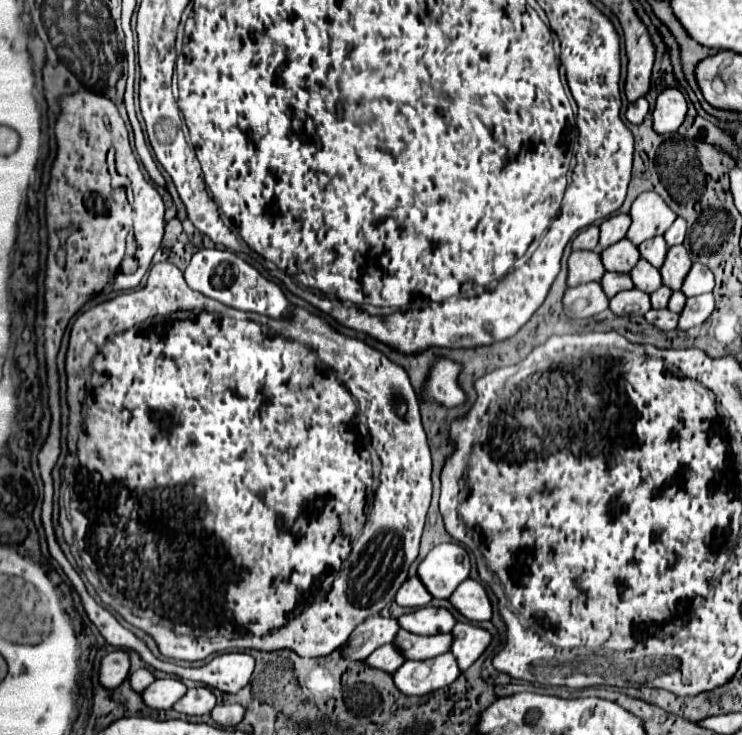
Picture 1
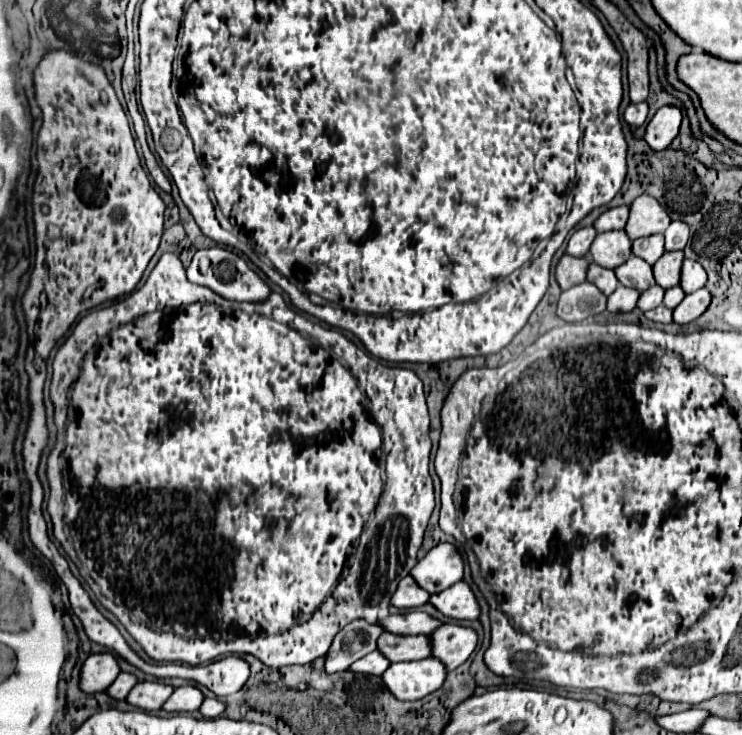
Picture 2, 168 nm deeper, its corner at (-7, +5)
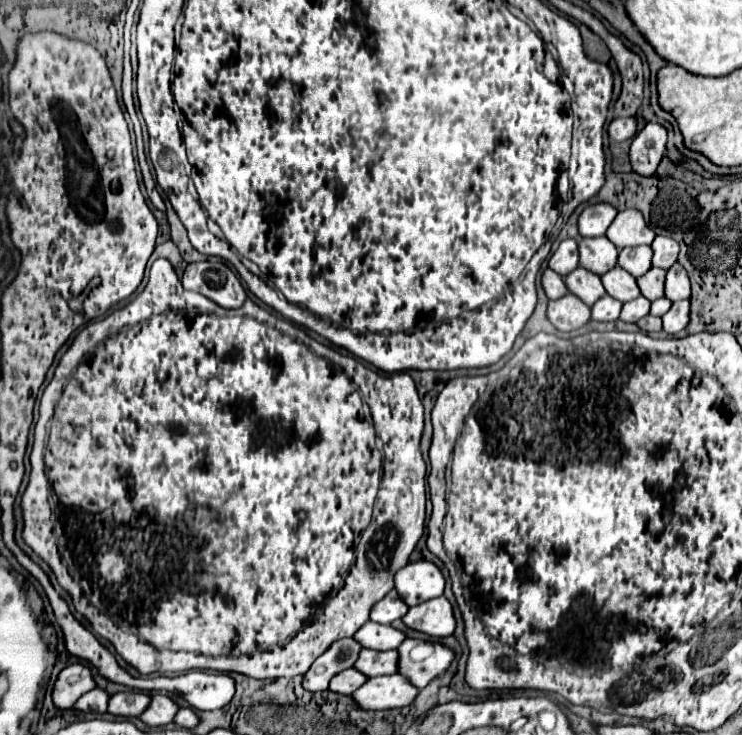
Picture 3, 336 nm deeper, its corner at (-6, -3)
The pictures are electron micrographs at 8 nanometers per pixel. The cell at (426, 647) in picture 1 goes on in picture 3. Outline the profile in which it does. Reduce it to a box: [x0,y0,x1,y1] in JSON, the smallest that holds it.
[353,649,397,677]

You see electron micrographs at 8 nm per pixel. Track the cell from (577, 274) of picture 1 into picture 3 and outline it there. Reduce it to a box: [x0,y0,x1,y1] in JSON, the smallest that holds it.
[541,269,567,299]

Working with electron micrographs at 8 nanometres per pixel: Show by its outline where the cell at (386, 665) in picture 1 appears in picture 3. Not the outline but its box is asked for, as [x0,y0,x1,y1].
[329,669,367,695]

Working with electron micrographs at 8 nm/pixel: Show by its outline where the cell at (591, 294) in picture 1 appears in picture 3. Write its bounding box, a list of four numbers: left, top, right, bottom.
[547,295,591,331]

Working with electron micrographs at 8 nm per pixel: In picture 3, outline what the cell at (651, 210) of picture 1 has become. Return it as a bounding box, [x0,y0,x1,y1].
[605,209,655,249]

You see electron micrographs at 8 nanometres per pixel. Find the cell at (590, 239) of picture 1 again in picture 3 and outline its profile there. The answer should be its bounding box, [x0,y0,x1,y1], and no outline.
[547,239,579,275]

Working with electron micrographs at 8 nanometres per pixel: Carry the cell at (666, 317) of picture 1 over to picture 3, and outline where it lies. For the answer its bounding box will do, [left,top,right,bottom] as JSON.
[637,315,661,333]

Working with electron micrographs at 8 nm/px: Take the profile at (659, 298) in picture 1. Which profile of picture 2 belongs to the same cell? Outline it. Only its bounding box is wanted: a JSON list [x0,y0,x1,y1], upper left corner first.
[638,285,664,311]

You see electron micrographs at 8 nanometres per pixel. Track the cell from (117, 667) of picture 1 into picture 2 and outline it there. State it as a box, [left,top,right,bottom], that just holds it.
[80,653,120,693]

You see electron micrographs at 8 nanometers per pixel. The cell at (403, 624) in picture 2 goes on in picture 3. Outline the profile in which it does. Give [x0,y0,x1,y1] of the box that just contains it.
[353,621,405,651]

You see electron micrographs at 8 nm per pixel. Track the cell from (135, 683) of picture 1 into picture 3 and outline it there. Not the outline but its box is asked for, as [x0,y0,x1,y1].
[73,689,109,713]

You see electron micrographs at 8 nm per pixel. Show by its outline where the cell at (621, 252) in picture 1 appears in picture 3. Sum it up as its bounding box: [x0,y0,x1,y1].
[579,237,617,275]

